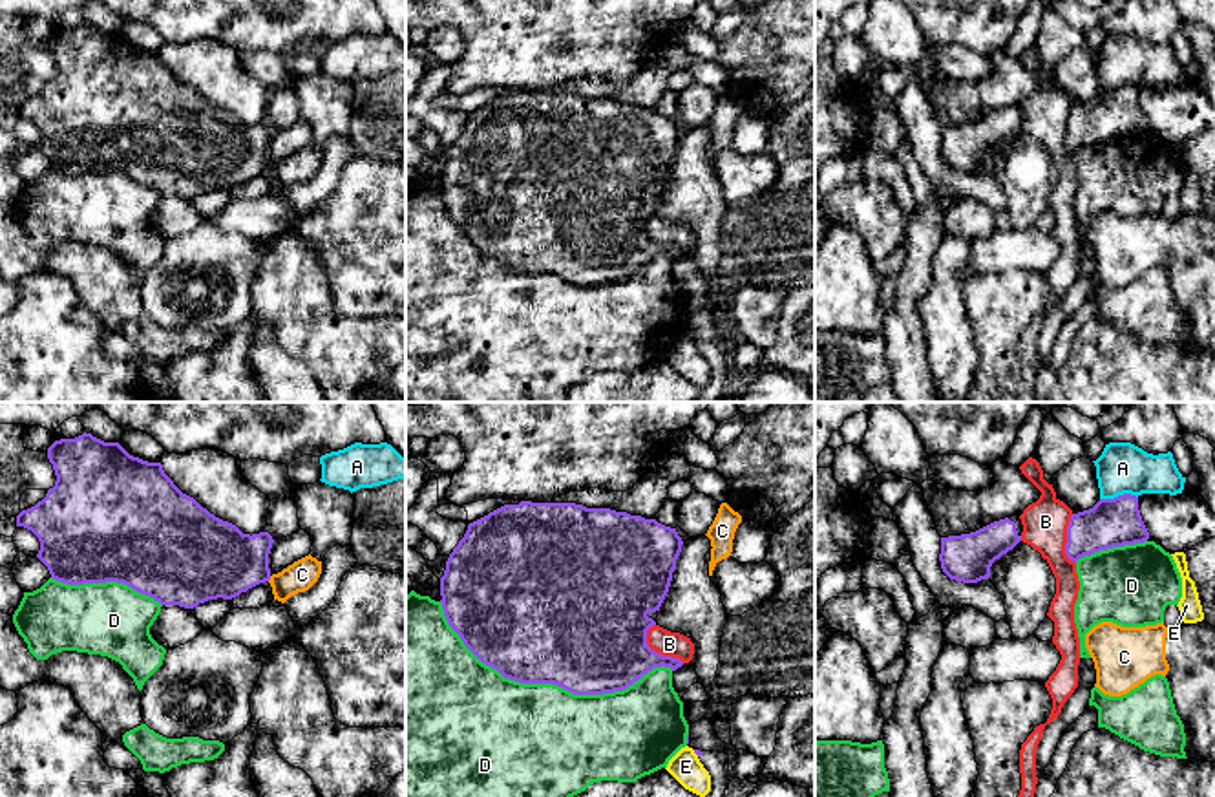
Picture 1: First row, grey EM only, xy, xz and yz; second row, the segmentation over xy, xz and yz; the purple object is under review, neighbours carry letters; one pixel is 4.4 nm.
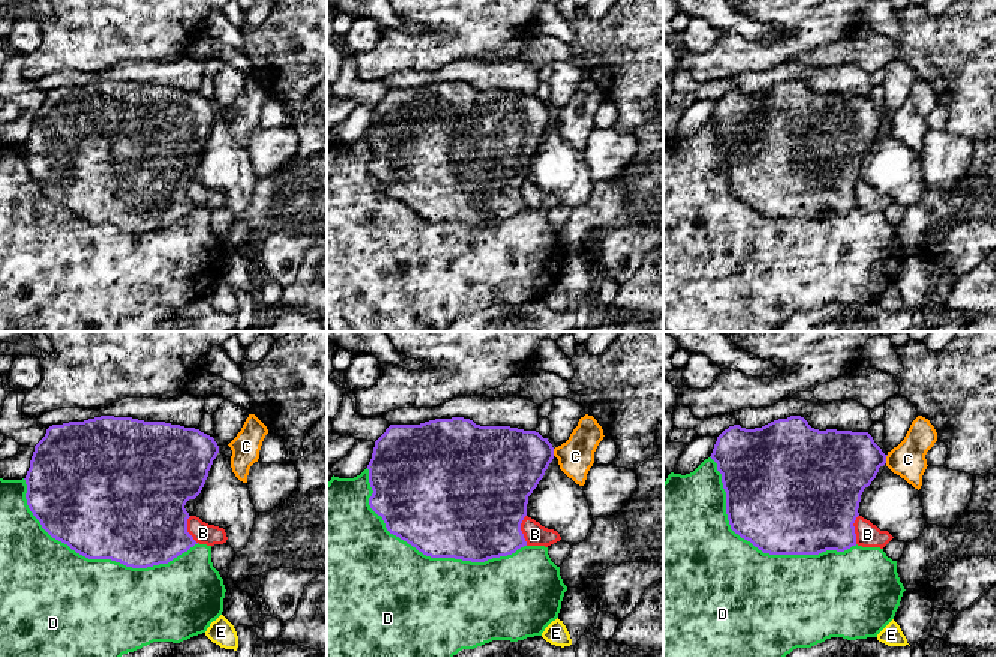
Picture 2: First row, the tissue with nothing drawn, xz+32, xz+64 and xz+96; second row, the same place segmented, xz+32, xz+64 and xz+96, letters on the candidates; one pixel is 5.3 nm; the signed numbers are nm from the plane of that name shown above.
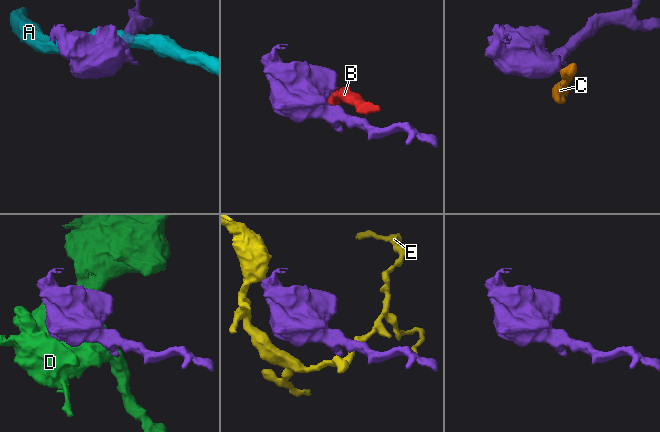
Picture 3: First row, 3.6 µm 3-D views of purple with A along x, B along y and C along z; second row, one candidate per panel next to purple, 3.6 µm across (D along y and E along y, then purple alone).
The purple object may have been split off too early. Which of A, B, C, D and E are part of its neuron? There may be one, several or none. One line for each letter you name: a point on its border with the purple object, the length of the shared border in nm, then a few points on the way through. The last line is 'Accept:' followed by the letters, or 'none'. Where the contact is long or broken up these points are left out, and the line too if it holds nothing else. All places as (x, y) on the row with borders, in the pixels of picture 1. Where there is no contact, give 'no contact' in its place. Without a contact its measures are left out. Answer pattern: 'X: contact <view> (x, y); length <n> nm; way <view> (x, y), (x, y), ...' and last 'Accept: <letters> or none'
Accept: none

